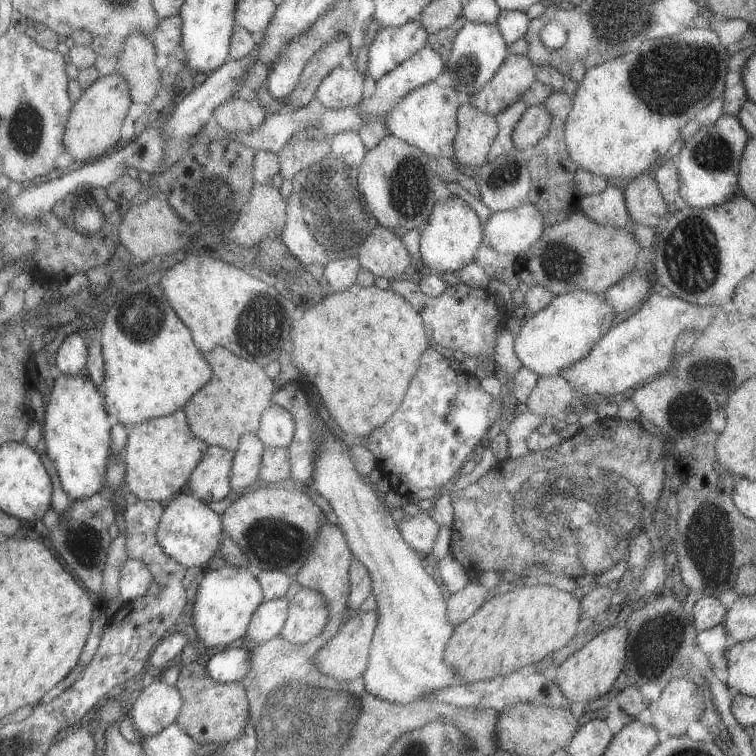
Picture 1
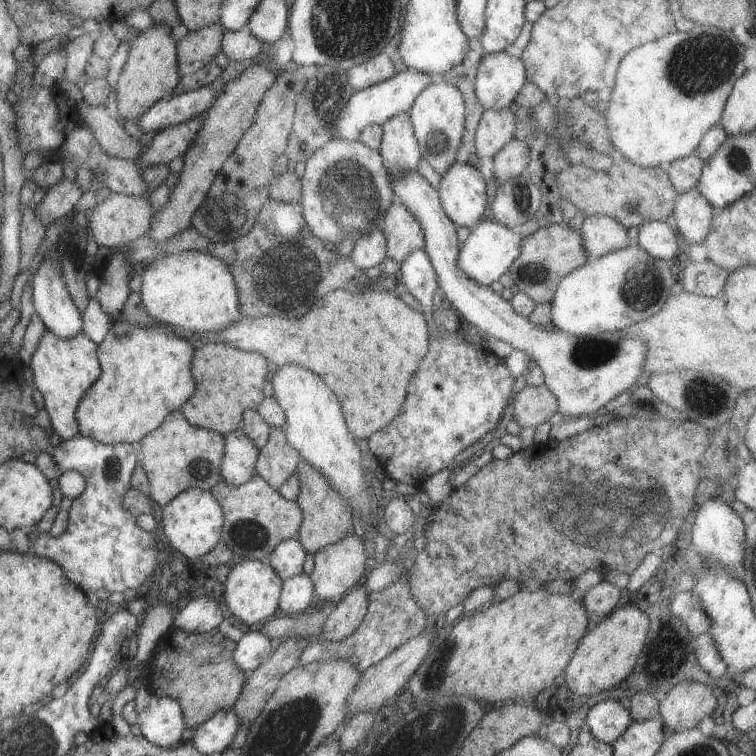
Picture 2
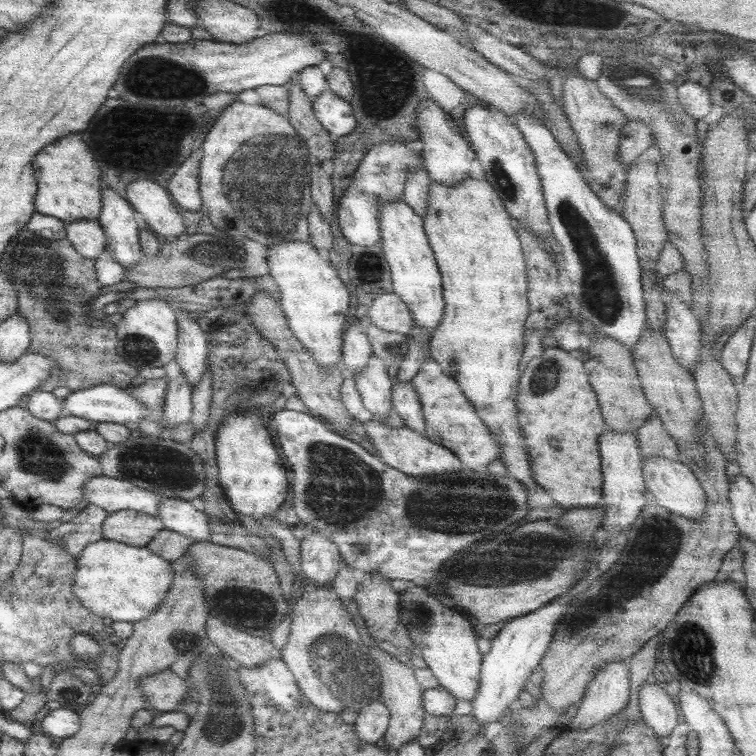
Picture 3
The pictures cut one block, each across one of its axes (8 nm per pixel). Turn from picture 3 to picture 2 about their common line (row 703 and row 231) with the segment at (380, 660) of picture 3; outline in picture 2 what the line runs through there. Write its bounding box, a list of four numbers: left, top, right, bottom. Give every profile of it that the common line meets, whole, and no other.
[377,204,425,266]

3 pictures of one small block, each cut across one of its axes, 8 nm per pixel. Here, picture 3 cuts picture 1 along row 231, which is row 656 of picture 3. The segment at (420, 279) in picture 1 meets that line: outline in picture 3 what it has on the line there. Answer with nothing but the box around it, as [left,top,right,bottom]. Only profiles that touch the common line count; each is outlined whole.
[399,586,483,702]

